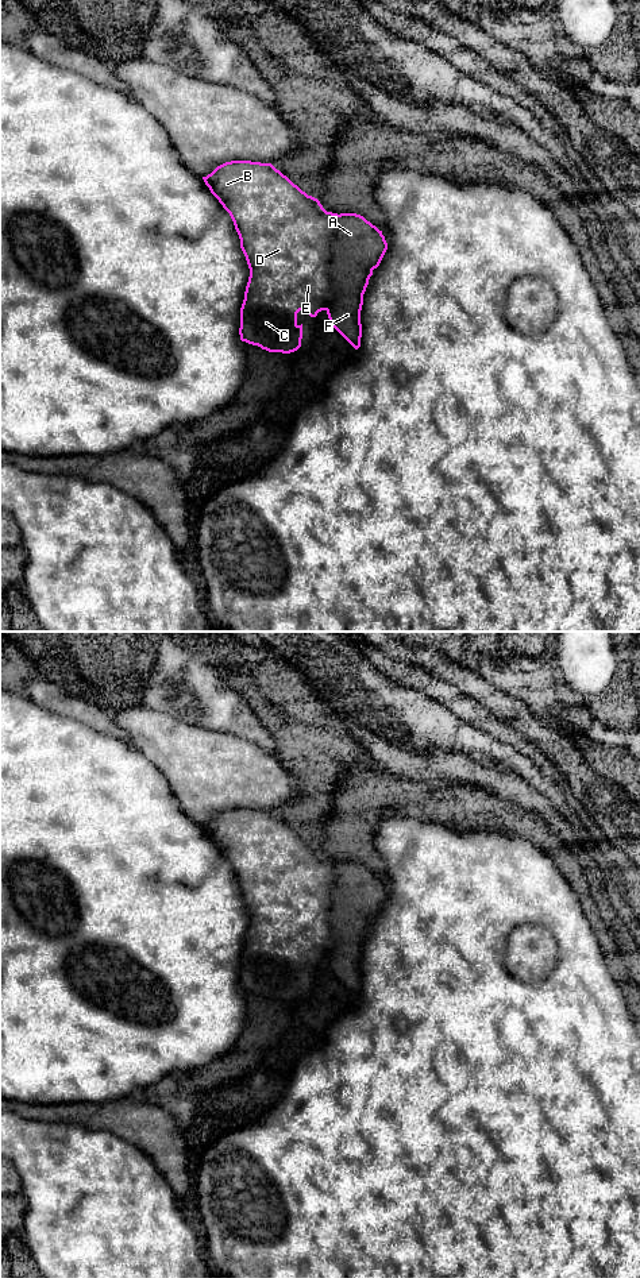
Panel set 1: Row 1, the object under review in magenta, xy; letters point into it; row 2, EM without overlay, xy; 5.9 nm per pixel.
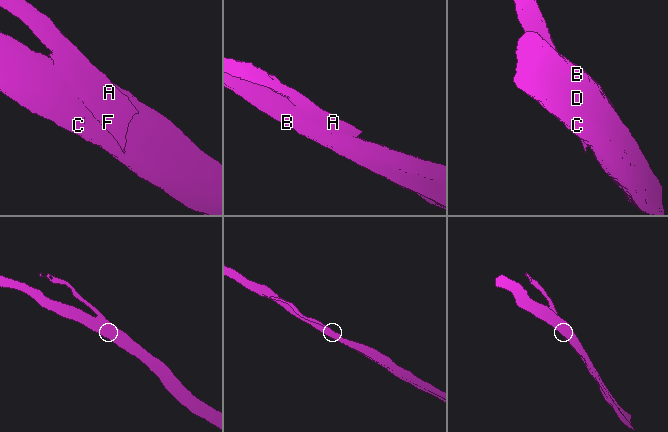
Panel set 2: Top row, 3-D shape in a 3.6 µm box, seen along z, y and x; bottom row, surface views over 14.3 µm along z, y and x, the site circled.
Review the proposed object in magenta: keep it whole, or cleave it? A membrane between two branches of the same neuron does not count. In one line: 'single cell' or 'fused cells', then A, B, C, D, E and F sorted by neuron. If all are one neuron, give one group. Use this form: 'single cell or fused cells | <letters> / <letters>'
fused cells | A F / B C D E

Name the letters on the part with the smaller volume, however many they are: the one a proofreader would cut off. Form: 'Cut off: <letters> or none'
Cut off: A, F

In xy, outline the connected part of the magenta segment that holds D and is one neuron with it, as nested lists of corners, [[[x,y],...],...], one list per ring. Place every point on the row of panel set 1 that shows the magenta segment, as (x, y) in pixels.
[[[231,161],[203,179],[230,213],[250,269],[240,308],[240,340],[269,352],[297,351],[302,339],[297,313],[302,310],[316,317],[332,300],[334,219],[317,198],[302,192],[271,163]]]

